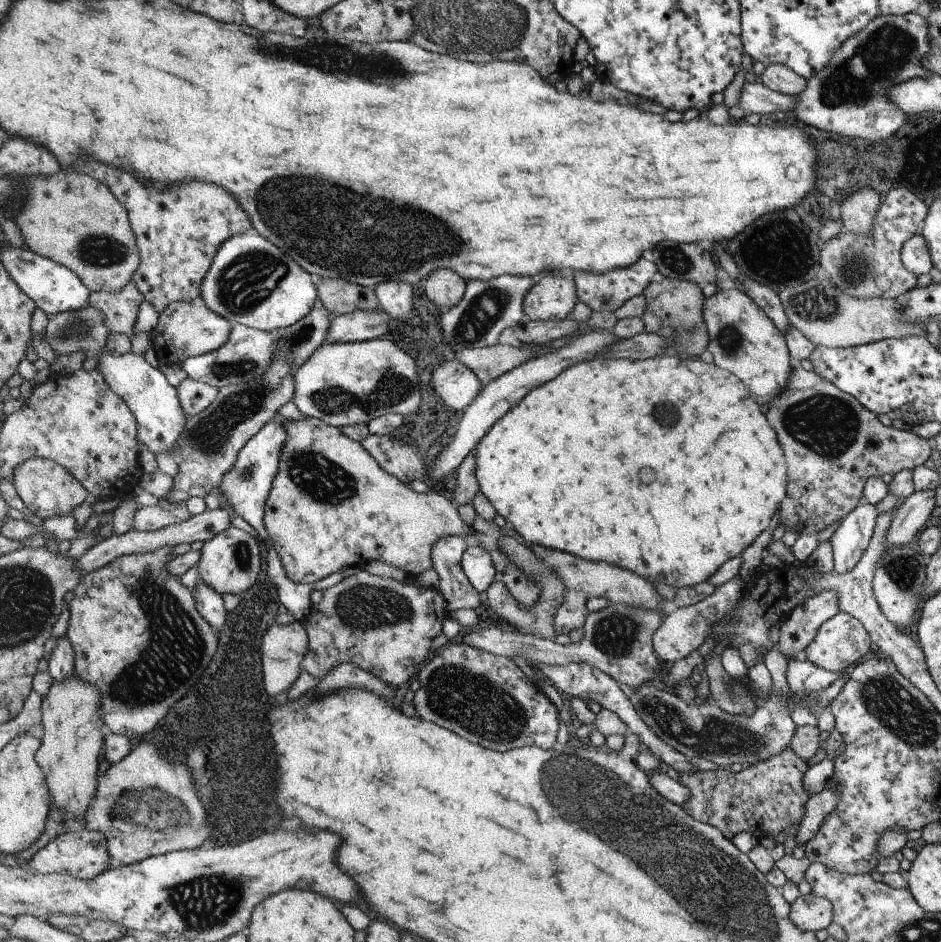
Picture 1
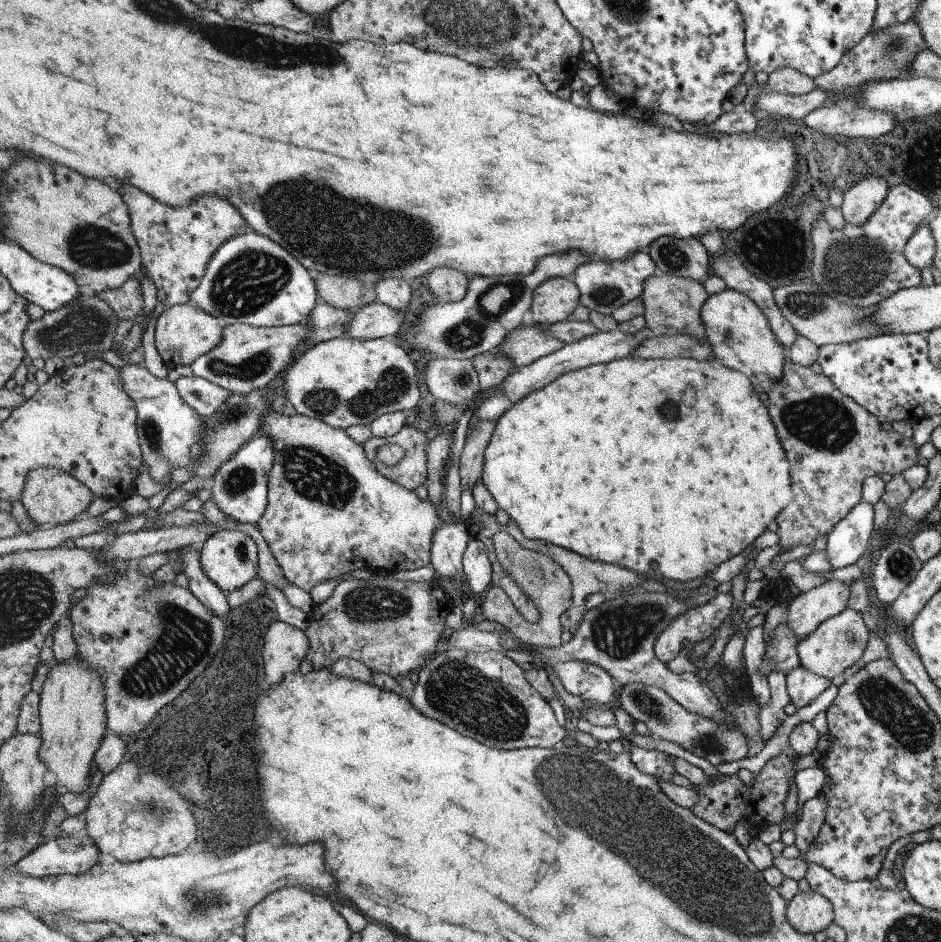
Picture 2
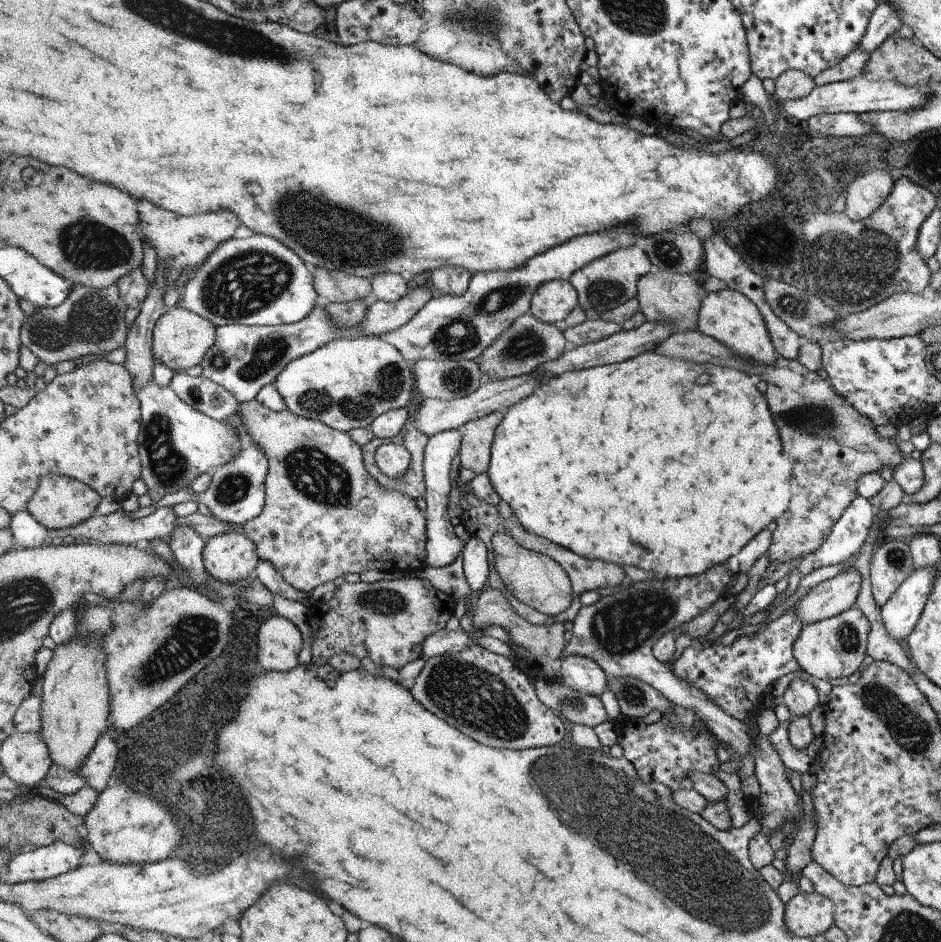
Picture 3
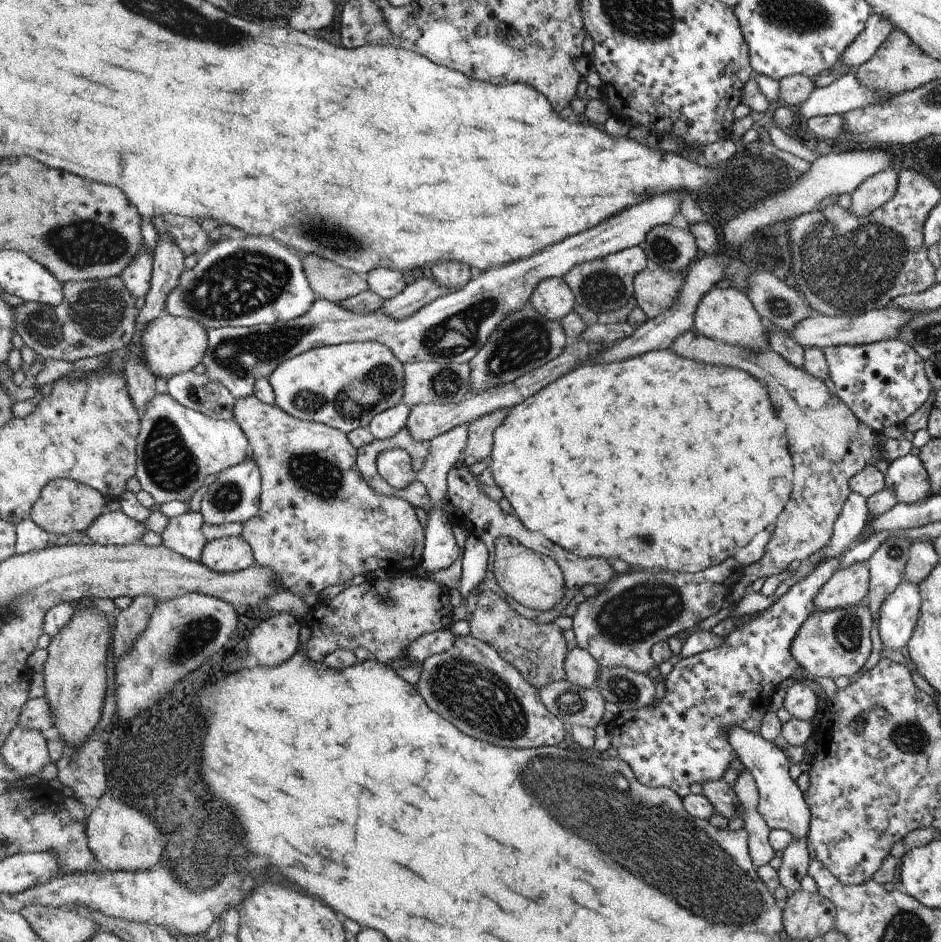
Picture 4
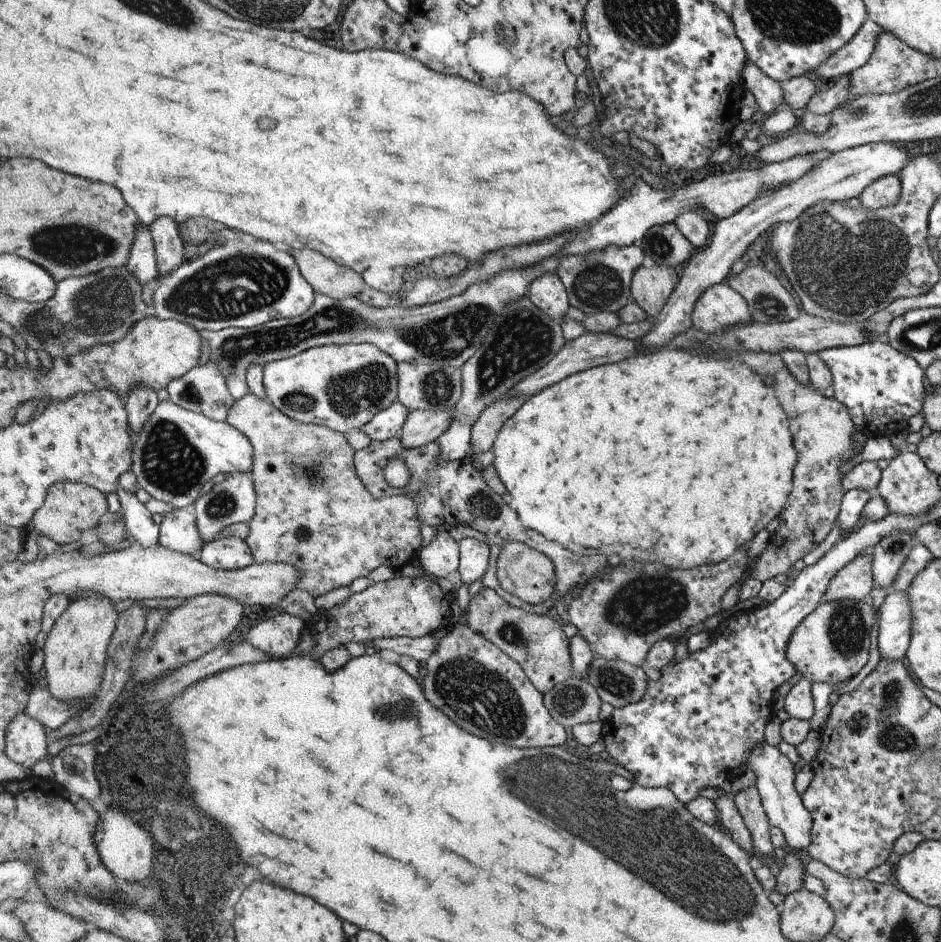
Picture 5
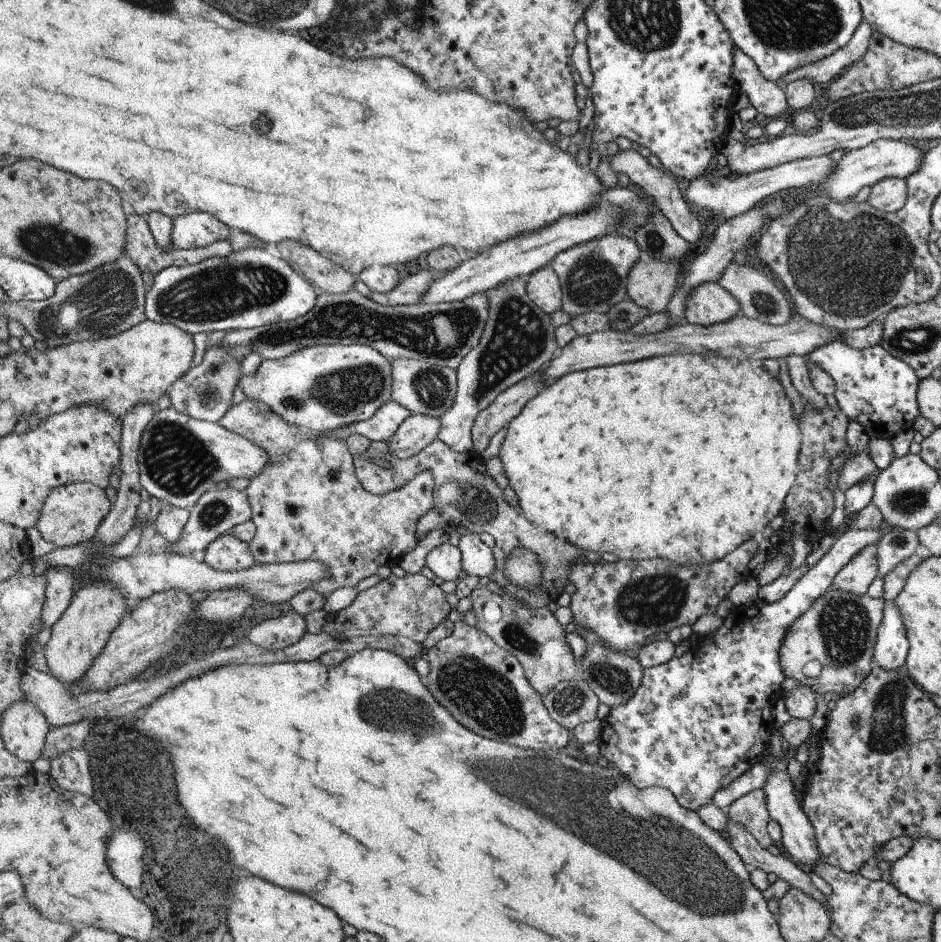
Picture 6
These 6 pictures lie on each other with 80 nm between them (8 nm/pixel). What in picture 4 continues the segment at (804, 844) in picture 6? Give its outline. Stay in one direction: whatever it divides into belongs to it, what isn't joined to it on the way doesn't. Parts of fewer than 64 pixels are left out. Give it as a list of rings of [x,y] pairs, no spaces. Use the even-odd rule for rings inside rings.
[[[732,727],[730,734],[731,746],[735,748],[737,758],[754,777],[759,792],[757,811],[764,817],[766,824],[772,829],[788,831],[794,840],[803,840],[809,831],[811,812],[803,797],[803,792],[790,777],[790,760],[777,746],[756,734],[740,727]]]

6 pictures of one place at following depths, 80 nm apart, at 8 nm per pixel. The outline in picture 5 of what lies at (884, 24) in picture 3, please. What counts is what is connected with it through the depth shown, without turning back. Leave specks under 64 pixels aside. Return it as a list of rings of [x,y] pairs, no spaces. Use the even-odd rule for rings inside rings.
[[[867,19],[862,28],[838,52],[831,54],[822,64],[814,70],[818,78],[835,80],[860,68],[872,54],[878,35],[884,31],[873,20]]]

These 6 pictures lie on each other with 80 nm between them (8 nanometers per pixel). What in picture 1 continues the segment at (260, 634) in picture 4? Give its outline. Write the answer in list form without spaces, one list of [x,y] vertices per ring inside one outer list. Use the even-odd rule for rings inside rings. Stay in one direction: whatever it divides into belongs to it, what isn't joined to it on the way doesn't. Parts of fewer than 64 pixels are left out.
[[[294,621],[289,624],[274,623],[265,632],[261,644],[263,664],[263,683],[265,692],[273,697],[281,698],[295,684],[300,674],[300,664],[310,648],[310,635],[303,622]]]

